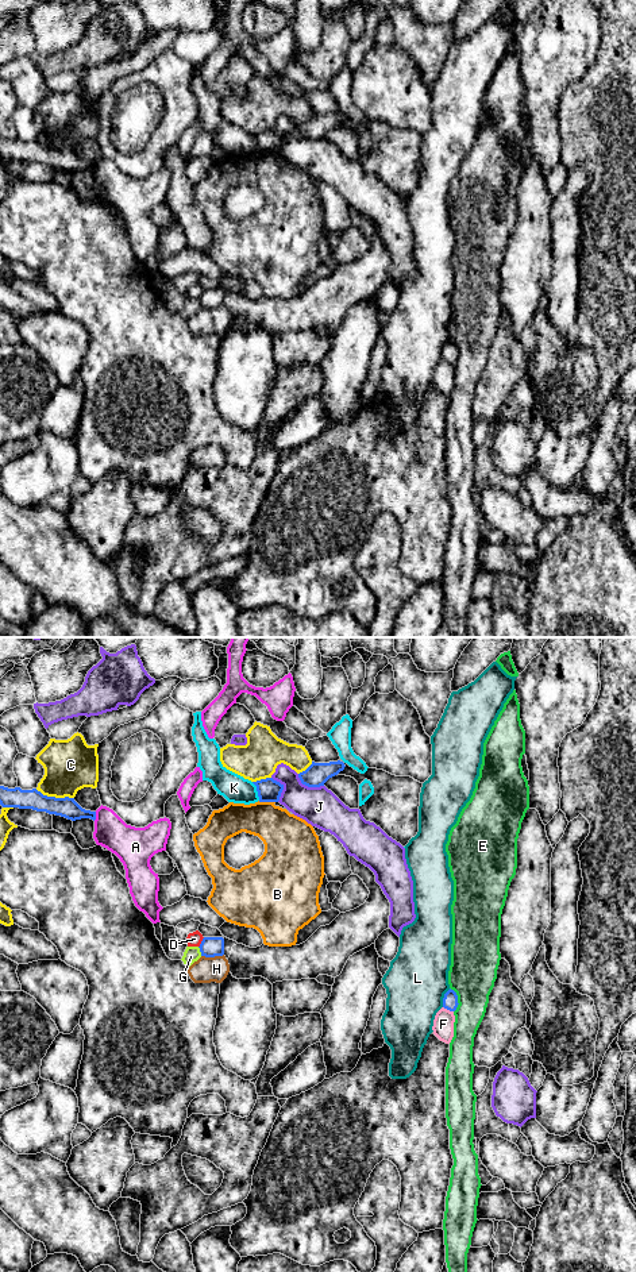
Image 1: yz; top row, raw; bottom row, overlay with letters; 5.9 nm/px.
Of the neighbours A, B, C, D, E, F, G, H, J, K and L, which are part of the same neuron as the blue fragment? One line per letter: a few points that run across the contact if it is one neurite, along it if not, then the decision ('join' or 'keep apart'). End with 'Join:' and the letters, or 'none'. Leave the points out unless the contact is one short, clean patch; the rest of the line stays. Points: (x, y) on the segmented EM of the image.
A: yz (96, 812), (93, 820) | keep apart
B: keep apart
C: keep apart
D: keep apart
E: yz (450, 987), (457, 995), (458, 1006), (454, 1012) | keep apart
F: yz (443, 1006), (453, 1012) | keep apart
G: keep apart
H: yz (223, 954), (201, 956) | keep apart
J: keep apart
K: keep apart
L: yz (450, 989), (444, 994), (442, 1006) | keep apart
Join: none

